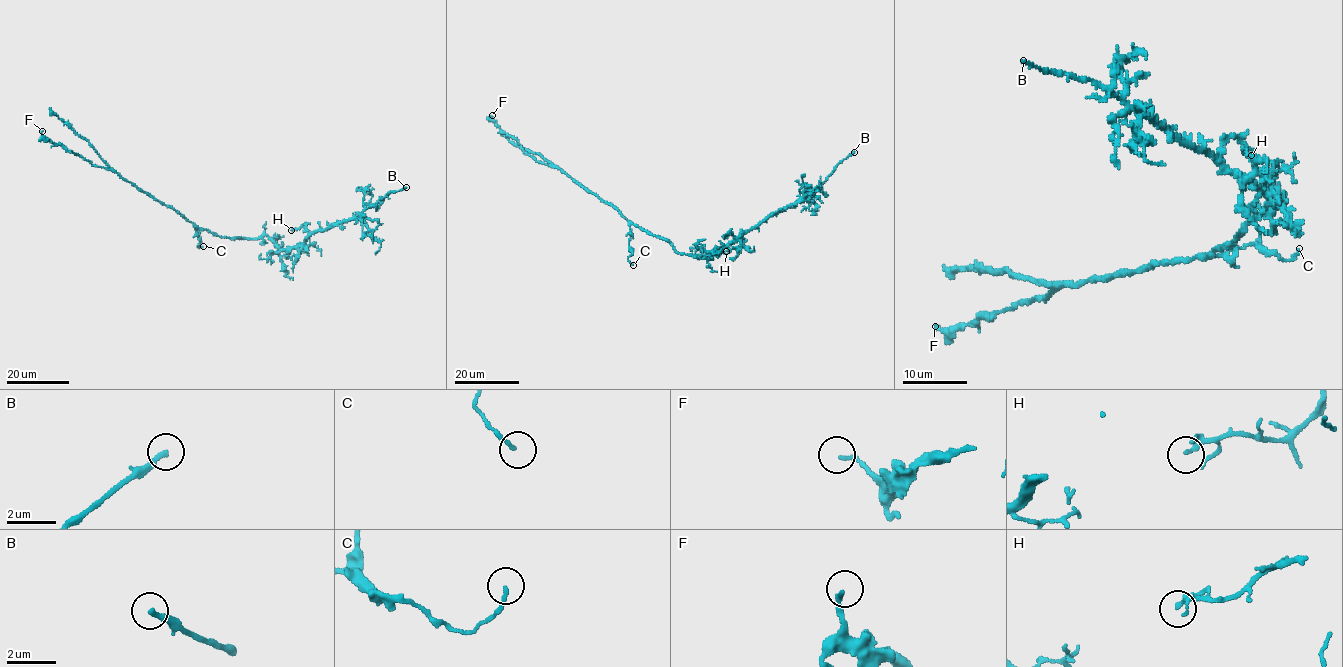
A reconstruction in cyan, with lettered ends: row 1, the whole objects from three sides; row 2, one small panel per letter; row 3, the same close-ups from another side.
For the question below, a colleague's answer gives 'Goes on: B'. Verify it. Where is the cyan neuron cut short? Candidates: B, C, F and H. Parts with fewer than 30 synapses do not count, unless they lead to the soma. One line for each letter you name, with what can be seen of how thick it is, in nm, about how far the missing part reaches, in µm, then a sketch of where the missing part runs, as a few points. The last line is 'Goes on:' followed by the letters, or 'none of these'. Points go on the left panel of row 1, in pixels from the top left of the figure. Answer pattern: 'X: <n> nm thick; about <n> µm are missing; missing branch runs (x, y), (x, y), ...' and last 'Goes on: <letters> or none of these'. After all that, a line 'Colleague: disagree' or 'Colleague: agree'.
B: 200 nm thick; about 30 µm are missing; missing branch runs (406, 187), (420, 160), (428, 161), (429, 171), (439, 177)
Goes on: B
Colleague: agree

